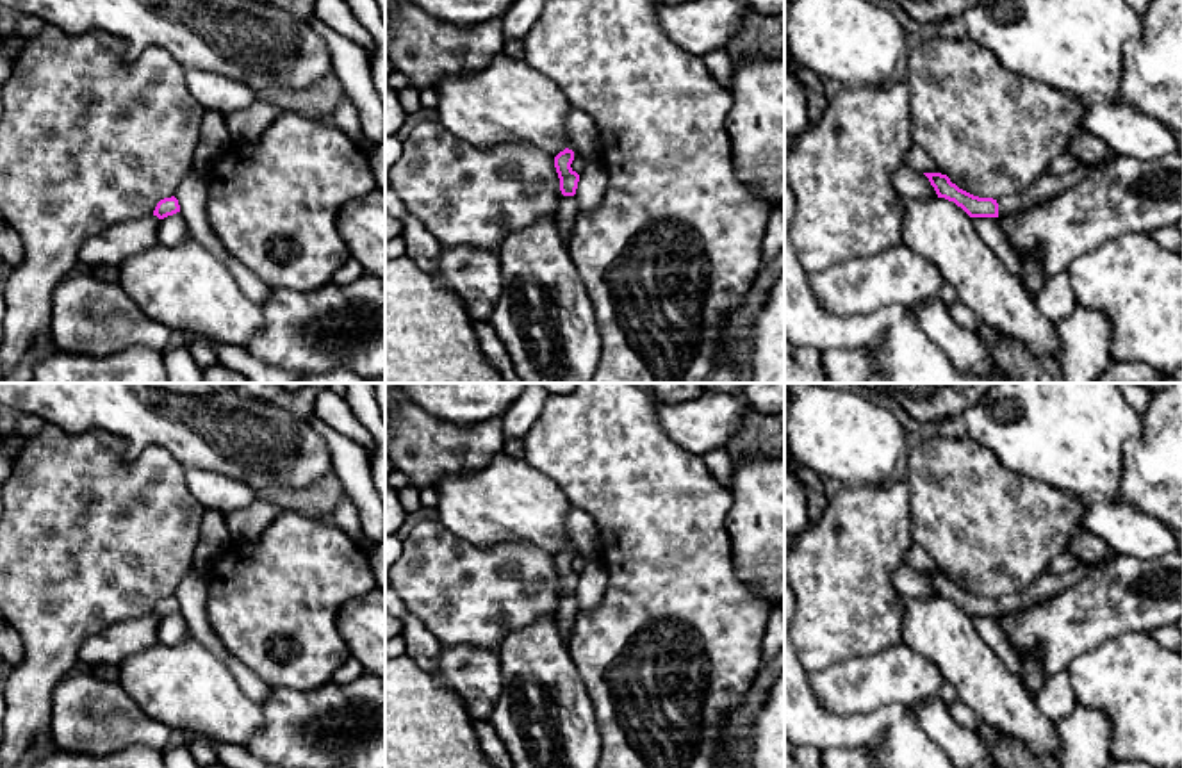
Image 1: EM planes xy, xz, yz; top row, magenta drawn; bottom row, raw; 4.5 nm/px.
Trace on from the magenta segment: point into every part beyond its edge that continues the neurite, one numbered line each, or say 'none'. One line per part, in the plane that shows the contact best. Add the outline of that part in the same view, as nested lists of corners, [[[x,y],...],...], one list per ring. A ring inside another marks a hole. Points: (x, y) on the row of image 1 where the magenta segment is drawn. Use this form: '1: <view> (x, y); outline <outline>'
1: yz (1047, 186); outline [[[1111,151],[1107,155],[1107,159],[1100,164],[1095,164],[1095,166],[1080,164],[1077,169],[1064,173],[1063,176],[1045,175],[1039,180],[1036,180],[1030,187],[1027,187],[1025,191],[998,198],[997,200],[998,216],[1009,216],[1013,212],[1030,208],[1045,200],[1070,189],[1071,185],[1079,184],[1093,169],[1102,167],[1105,162],[1111,162],[1116,157],[1118,155],[1114,151]]]

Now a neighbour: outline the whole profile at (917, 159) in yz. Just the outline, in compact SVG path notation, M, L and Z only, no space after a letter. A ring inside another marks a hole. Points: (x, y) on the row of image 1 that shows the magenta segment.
M913 146L907 150L907 153L904 157L904 164L918 173L941 173L941 175L945 175L945 171L920 146Z

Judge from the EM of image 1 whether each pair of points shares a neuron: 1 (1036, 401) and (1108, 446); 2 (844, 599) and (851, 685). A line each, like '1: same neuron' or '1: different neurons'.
1: same neuron
2: different neurons

